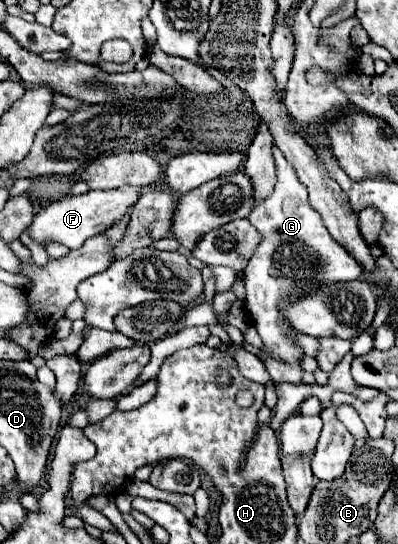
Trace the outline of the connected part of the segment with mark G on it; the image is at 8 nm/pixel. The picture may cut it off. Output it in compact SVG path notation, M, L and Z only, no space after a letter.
M273 147L273 157L277 165L277 185L273 193L249 213L251 225L261 233L261 243L243 271L247 289L245 305L251 325L263 339L265 351L261 353L271 379L301 383L301 359L305 353L295 343L297 329L283 315L281 297L285 295L287 301L297 301L305 293L313 293L325 283L355 281L361 277L361 269L357 263L353 263L353 259L349 259L349 255L345 255L345 249L333 241L329 231L323 227L321 217L309 207L305 185L297 179L293 167L277 147Z

